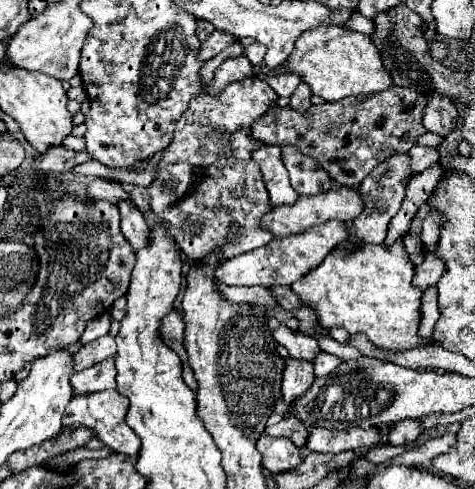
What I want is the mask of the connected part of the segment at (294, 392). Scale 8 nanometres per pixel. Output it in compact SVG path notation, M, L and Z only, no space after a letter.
M287 360L283 374L283 402L285 406L293 404L299 396L303 396L313 384L313 364L305 360Z

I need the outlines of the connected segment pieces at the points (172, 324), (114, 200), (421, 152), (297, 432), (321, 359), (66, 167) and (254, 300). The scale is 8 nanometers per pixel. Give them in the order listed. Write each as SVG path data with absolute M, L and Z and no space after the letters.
M175 310L161 320L161 340L169 348L173 348L183 362L187 362L185 348L183 348L183 330L185 330L185 324L181 320L181 314L177 314Z
M95 178L87 190L91 198L103 198L103 200L109 200L111 204L119 204L121 200L133 200L131 194L125 192L121 184L115 184L103 178Z
M415 146L407 154L411 158L411 172L413 172L413 176L417 172L423 172L425 168L429 168L429 164L437 164L439 162L439 152L435 148Z
M293 414L285 416L275 426L267 426L265 428L265 434L267 436L285 436L285 438L293 440L293 444L297 448L303 448L305 442L307 442L307 428L305 428L305 424L297 416L293 416Z
M319 352L317 360L313 364L315 364L315 376L327 376L329 372L333 372L341 364L341 360L337 356L333 356L333 354Z
M53 146L47 154L41 154L33 160L33 168L45 170L45 172L69 172L73 166L87 162L91 156L87 150L75 152L67 146Z
M221 284L221 286L217 286L217 290L229 302L275 306L275 300L273 300L269 288L263 288L263 286L225 286L225 284Z

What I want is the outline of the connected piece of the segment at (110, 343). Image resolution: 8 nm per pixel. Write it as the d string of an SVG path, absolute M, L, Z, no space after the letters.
M105 334L85 346L81 346L81 350L75 354L75 364L73 364L73 372L85 370L101 360L107 360L109 356L115 356L115 338L111 334Z

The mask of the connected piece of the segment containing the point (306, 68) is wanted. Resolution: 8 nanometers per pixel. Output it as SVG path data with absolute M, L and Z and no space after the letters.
M317 26L303 32L297 38L289 60L285 60L285 64L277 66L273 72L299 74L301 82L305 82L315 96L321 96L327 102L337 102L351 94L373 94L391 86L391 76L383 68L381 54L371 38L339 26Z

